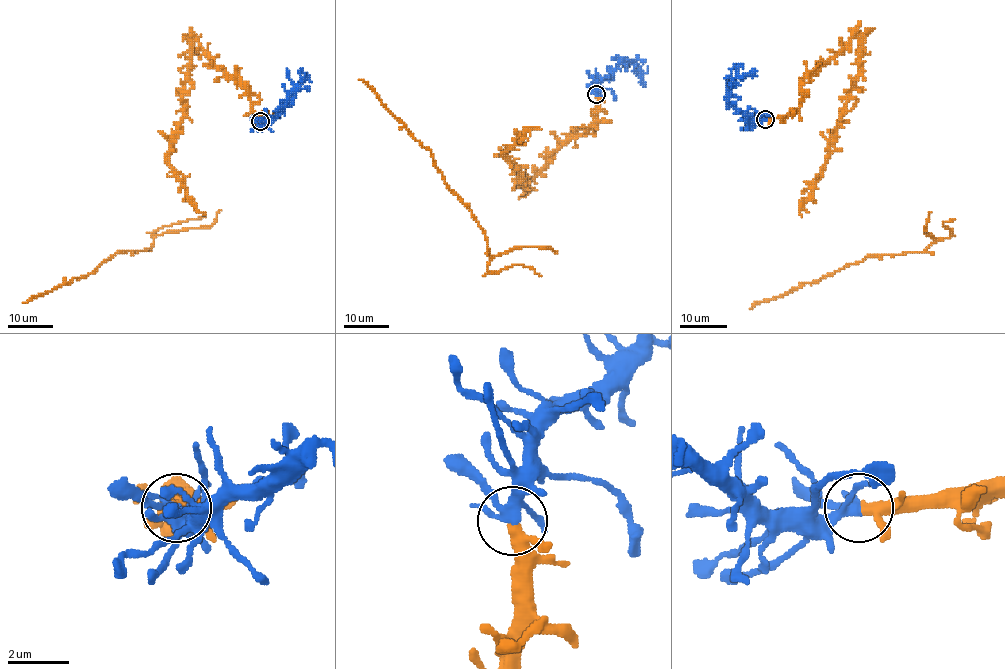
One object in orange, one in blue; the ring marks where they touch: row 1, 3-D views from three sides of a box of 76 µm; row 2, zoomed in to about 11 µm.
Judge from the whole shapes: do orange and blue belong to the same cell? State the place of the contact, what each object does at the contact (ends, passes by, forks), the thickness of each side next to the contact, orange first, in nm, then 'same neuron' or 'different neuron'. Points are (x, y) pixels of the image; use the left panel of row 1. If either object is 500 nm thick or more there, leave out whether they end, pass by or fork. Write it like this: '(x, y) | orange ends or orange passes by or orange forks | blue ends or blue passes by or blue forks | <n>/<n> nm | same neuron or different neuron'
(260, 121) | orange passes by | blue forks | 300/240 nm | same neuron

